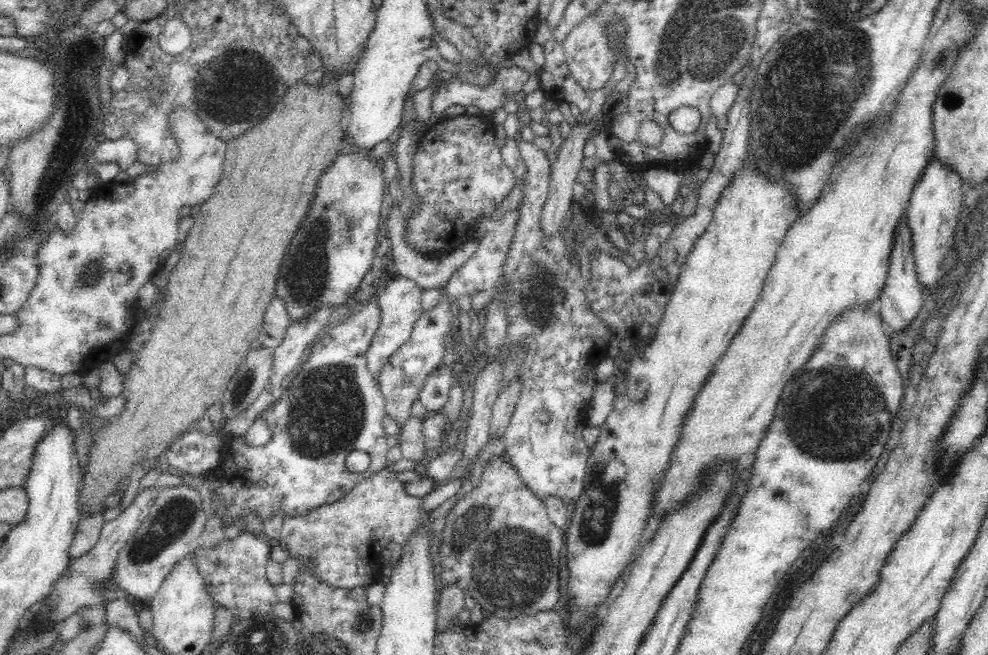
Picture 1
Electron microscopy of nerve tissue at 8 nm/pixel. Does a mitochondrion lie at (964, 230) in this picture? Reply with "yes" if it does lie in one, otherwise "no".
no

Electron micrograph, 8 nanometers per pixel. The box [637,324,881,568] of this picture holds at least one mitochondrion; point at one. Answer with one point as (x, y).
(813, 389)

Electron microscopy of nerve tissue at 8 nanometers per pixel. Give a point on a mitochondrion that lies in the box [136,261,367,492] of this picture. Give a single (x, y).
(241, 395)

